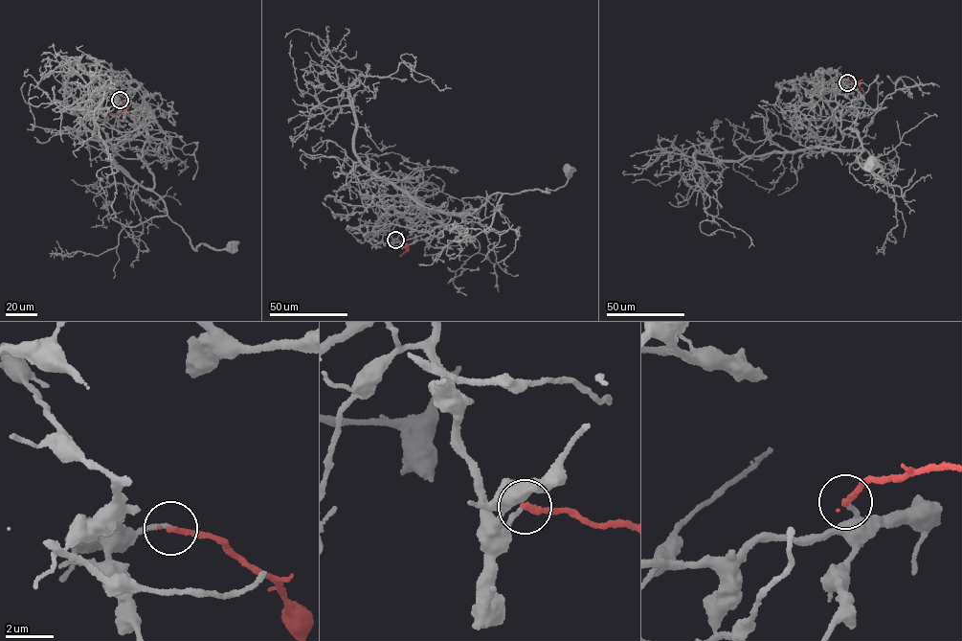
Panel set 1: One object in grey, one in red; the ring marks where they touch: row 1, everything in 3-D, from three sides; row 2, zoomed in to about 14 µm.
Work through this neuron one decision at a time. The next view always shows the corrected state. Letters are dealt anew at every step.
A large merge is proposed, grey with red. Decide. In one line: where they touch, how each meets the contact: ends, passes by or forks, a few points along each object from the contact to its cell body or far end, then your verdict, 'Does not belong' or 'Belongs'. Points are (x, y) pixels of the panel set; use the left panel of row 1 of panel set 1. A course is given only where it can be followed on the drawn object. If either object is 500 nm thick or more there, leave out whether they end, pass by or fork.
Place: (120, 100). At the ring grey ends. At the ring red ends. Course of grey: (120, 100), (117, 107), (147, 136), (137, 154), (152, 192), (193, 249), (231, 246). Course of red: (120, 100), (126, 103), (127, 108), (119, 114), (109, 114). Does not belong

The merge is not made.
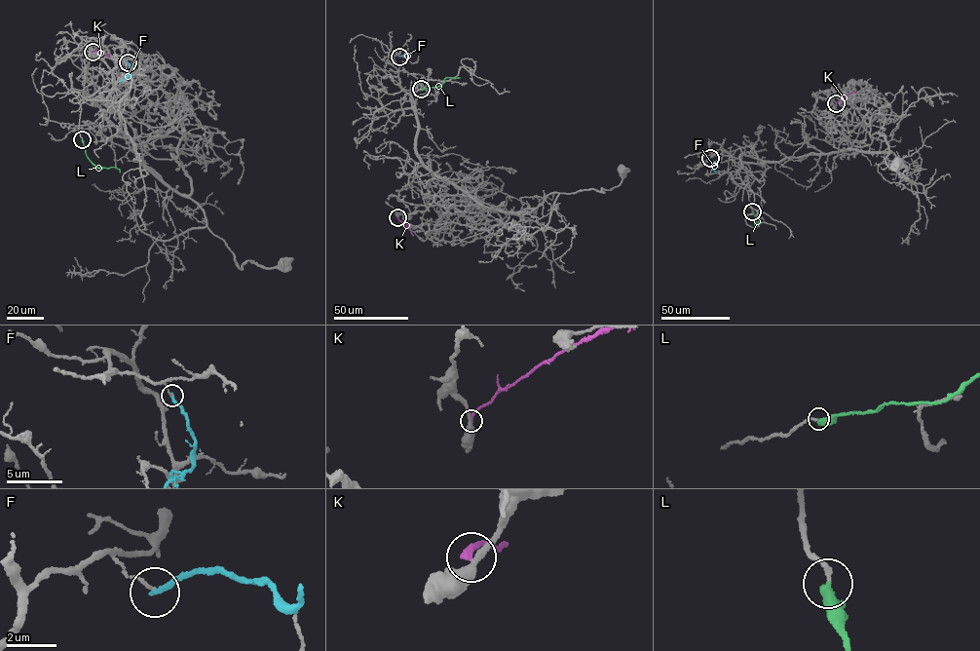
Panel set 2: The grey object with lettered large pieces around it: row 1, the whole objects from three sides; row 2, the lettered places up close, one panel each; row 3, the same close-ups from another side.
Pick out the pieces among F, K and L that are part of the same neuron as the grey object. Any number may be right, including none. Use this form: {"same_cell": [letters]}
{"same_cell": ["L"]}

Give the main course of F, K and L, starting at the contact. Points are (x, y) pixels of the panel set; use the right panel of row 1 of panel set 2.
F: (710, 158), (715, 172)
K: (836, 103), (856, 93)
L: (752, 211), (758, 221), (755, 225), (759, 219)

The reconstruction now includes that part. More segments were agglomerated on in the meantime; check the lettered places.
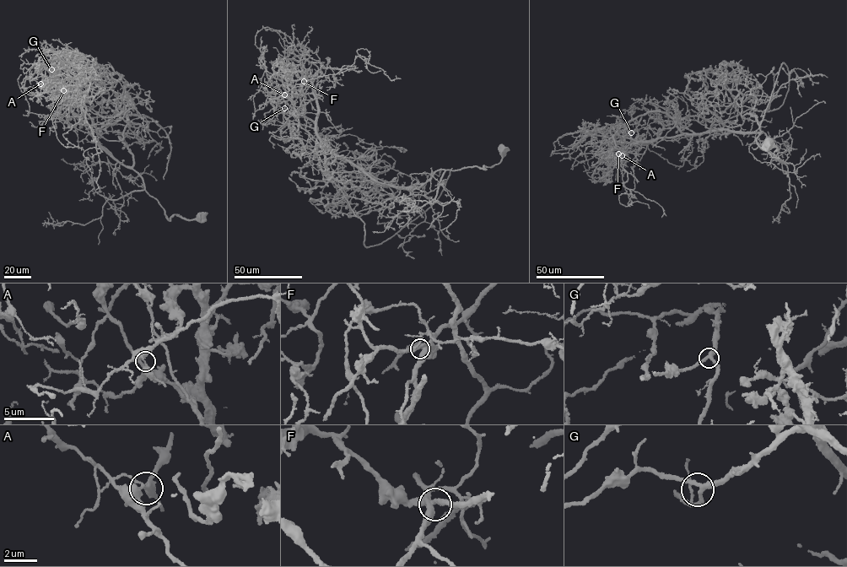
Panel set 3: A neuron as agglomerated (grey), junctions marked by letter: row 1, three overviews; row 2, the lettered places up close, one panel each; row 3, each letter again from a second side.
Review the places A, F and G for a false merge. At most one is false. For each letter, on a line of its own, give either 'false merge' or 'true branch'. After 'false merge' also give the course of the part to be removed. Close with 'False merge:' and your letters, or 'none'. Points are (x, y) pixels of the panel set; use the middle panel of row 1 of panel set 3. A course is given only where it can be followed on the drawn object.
A: false merge | (284, 94), (280, 99), (271, 93), (315, 126), (331, 179), (364, 224), (367, 246), (428, 208), (452, 168)
F: true branch
G: true branch
False merge: A

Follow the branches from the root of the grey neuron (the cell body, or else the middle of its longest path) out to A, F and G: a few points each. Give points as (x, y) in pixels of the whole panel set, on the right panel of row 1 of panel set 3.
A: (768, 146), (777, 148), (779, 159), (757, 142), (762, 132), (723, 130), (619, 143), (622, 155)
F: (768, 146), (777, 148), (779, 159), (757, 142), (762, 132), (723, 130), (633, 139), (618, 153)
G: (768, 146), (777, 148), (779, 159), (757, 142), (762, 132), (688, 135), (655, 110), (625, 126), (631, 132)

